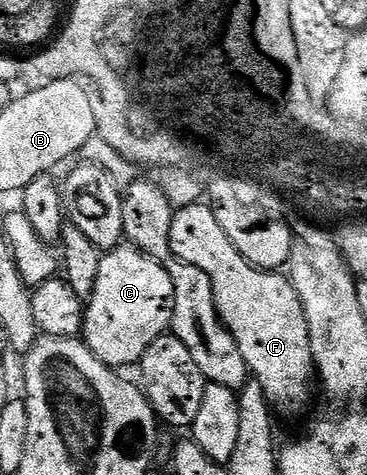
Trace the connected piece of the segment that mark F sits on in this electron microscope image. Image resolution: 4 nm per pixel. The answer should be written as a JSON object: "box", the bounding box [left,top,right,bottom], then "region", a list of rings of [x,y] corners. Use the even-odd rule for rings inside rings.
{"box":[170,202,316,416],"region":[[[199,202],[175,211],[170,231],[170,249],[174,259],[183,260],[188,266],[196,266],[210,279],[218,319],[222,321],[223,328],[236,342],[240,354],[244,354],[244,362],[248,366],[251,377],[264,390],[271,409],[278,414],[287,412],[290,416],[304,411],[306,403],[310,400],[310,379],[315,379],[316,369],[312,342],[308,334],[308,322],[294,285],[285,275],[277,271],[258,268],[255,264],[247,262],[244,254],[240,254],[240,250],[232,246],[220,222],[216,222],[213,208],[206,202]]]}

